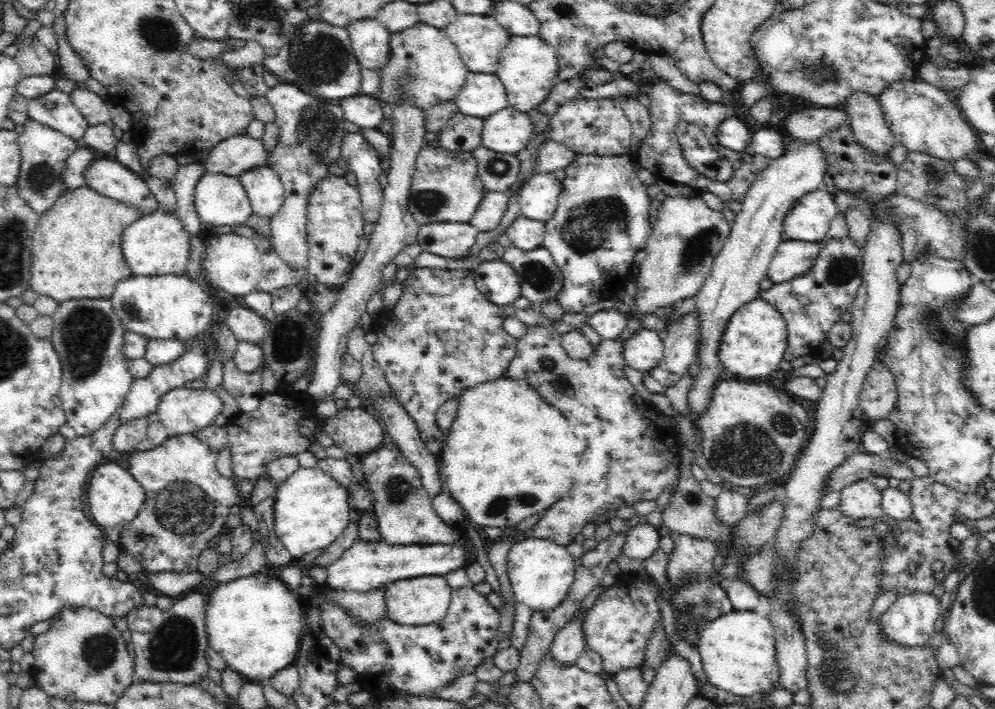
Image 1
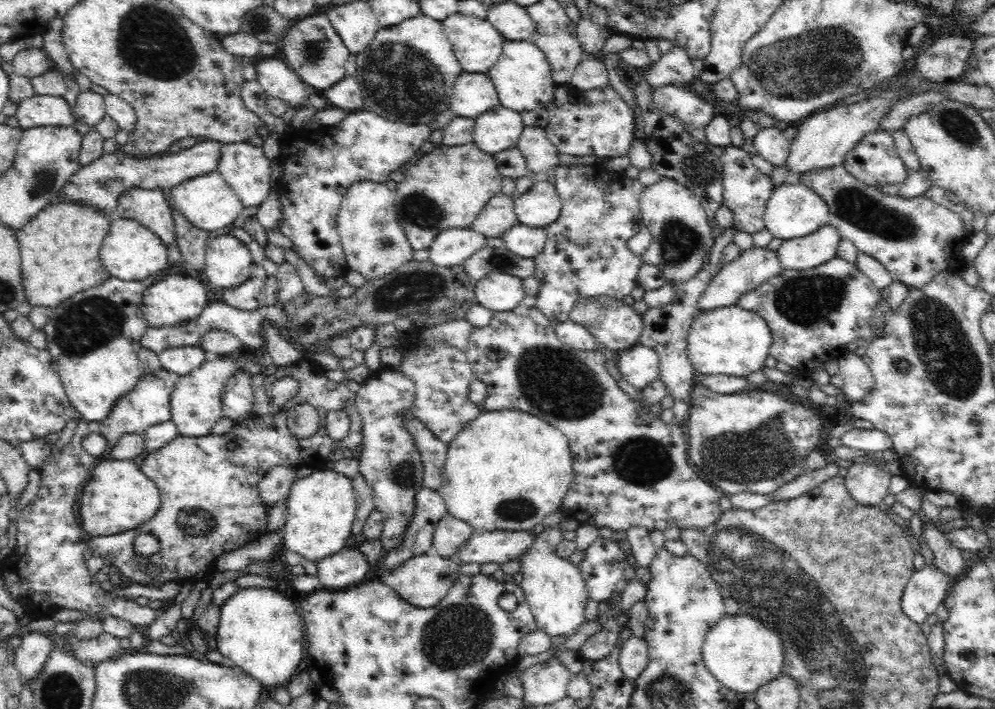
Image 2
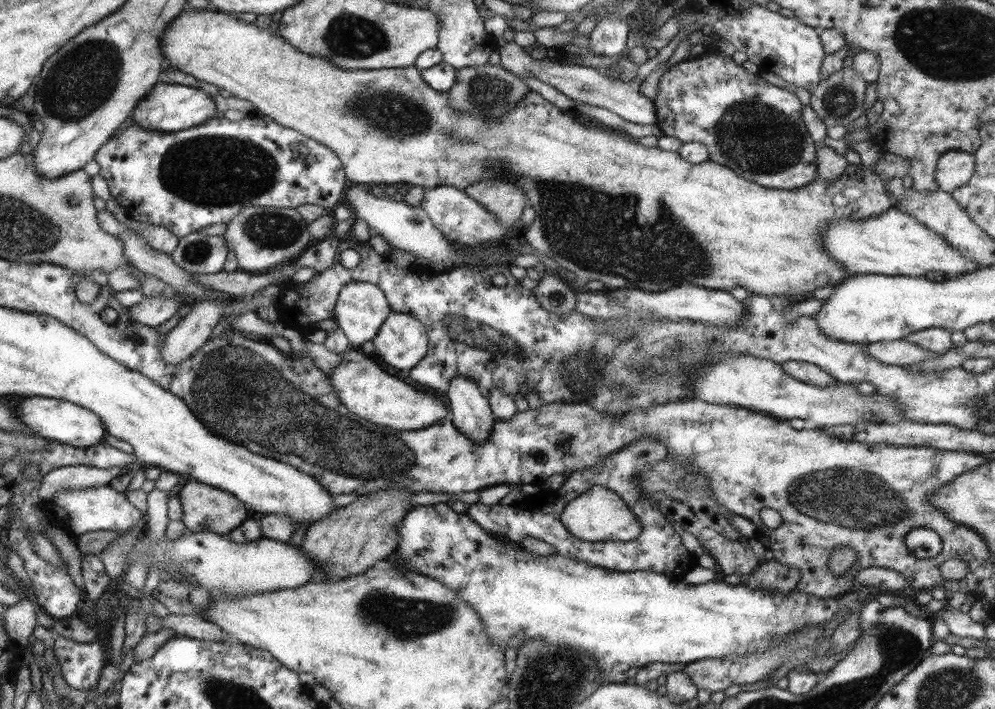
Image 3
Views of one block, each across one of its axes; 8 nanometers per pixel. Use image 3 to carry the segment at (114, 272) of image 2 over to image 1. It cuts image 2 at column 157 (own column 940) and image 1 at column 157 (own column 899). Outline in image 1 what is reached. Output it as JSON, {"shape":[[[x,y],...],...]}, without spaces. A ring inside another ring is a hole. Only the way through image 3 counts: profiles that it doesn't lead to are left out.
{"shape":[[[162,208],[140,216],[136,222],[132,222],[124,234],[122,234],[122,256],[130,268],[132,278],[136,276],[146,276],[146,278],[160,278],[164,274],[184,274],[188,260],[190,260],[190,252],[188,252],[188,240],[190,236],[184,232],[182,222],[170,214],[164,212]]]}

